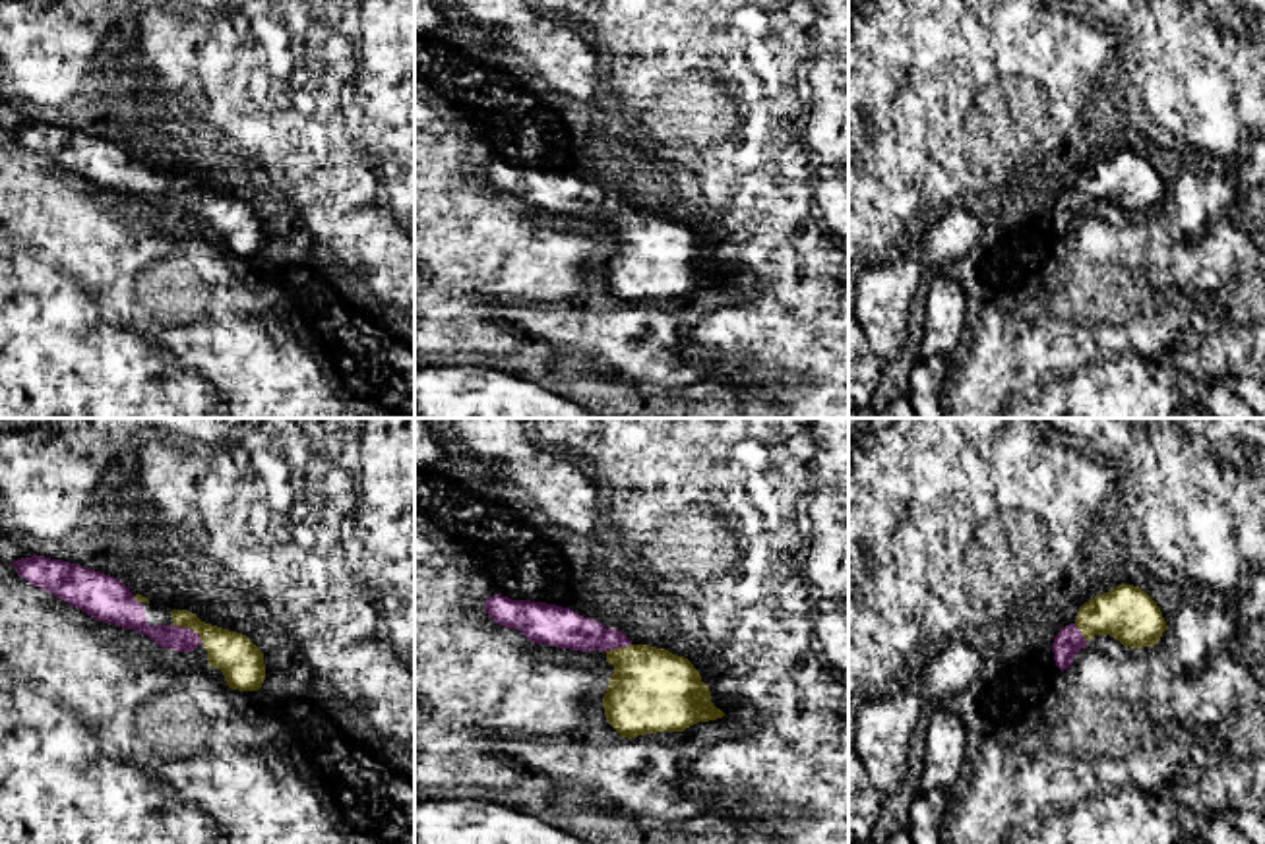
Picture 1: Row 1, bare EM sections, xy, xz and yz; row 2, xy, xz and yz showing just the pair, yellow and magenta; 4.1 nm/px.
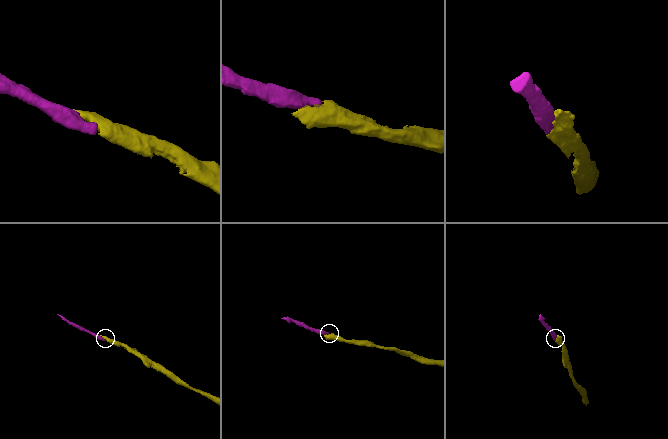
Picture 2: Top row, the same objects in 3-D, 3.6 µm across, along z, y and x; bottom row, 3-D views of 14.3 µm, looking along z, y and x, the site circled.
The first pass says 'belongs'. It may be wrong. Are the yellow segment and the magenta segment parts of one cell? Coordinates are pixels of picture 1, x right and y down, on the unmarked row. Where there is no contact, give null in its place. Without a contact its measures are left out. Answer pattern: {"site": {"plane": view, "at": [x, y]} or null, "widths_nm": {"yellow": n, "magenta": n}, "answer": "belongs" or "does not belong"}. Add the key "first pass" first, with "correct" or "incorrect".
{"first pass": "correct", "site": {"plane": "xy", "at": [188, 194]}, "widths_nm": {"yellow": 180, "magenta": 120}, "answer": "belongs"}

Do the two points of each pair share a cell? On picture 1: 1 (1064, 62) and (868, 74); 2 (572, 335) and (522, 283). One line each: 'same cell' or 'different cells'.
1: same cell
2: different cells

